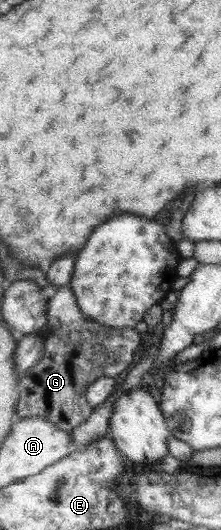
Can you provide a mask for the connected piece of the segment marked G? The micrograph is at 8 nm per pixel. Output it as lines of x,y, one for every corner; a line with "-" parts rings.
70,285
59,288
48,303
48,323
41,334
46,346
45,357
28,372
19,375
18,415
24,418
38,416
70,432
88,421
95,411
84,399
87,389
97,379
116,377
124,371
134,359
140,337
132,327
113,328
94,318
86,318

